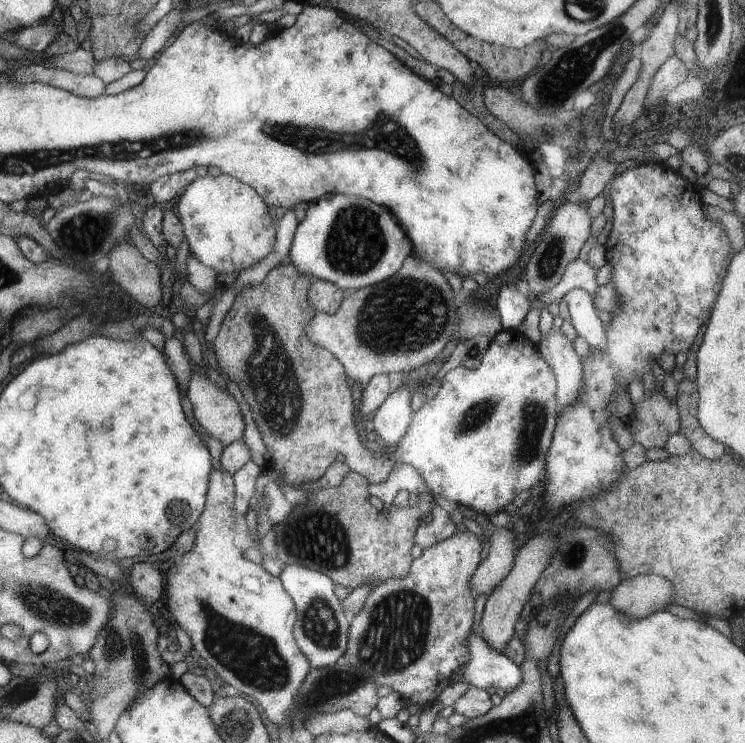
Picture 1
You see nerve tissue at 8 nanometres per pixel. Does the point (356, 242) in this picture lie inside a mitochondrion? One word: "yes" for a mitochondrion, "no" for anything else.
yes

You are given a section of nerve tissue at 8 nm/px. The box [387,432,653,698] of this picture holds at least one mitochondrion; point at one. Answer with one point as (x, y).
(570, 557)

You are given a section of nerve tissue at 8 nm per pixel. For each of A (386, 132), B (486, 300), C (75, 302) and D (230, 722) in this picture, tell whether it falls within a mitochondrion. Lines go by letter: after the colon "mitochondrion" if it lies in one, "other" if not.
A: mitochondrion
B: other
C: other
D: mitochondrion

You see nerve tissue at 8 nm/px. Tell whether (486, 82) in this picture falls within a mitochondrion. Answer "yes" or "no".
no

